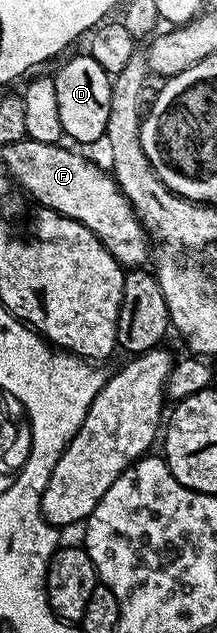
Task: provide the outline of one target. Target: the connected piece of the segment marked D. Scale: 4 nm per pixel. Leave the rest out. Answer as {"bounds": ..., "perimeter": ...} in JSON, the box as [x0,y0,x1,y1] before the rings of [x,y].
{"bounds":[52,54,113,145],"perimeter":[[[88,54],[73,56],[58,72],[52,73],[55,95],[59,105],[59,122],[74,145],[93,144],[100,141],[107,130],[107,118],[111,118],[111,86],[113,81],[107,70]]]}

